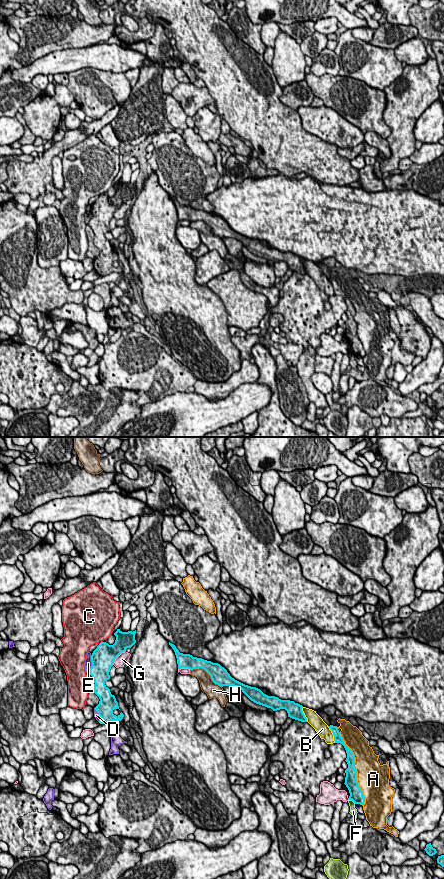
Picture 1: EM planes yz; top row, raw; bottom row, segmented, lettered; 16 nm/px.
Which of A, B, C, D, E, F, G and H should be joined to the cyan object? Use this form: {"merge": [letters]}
{"merge": ["D"]}

